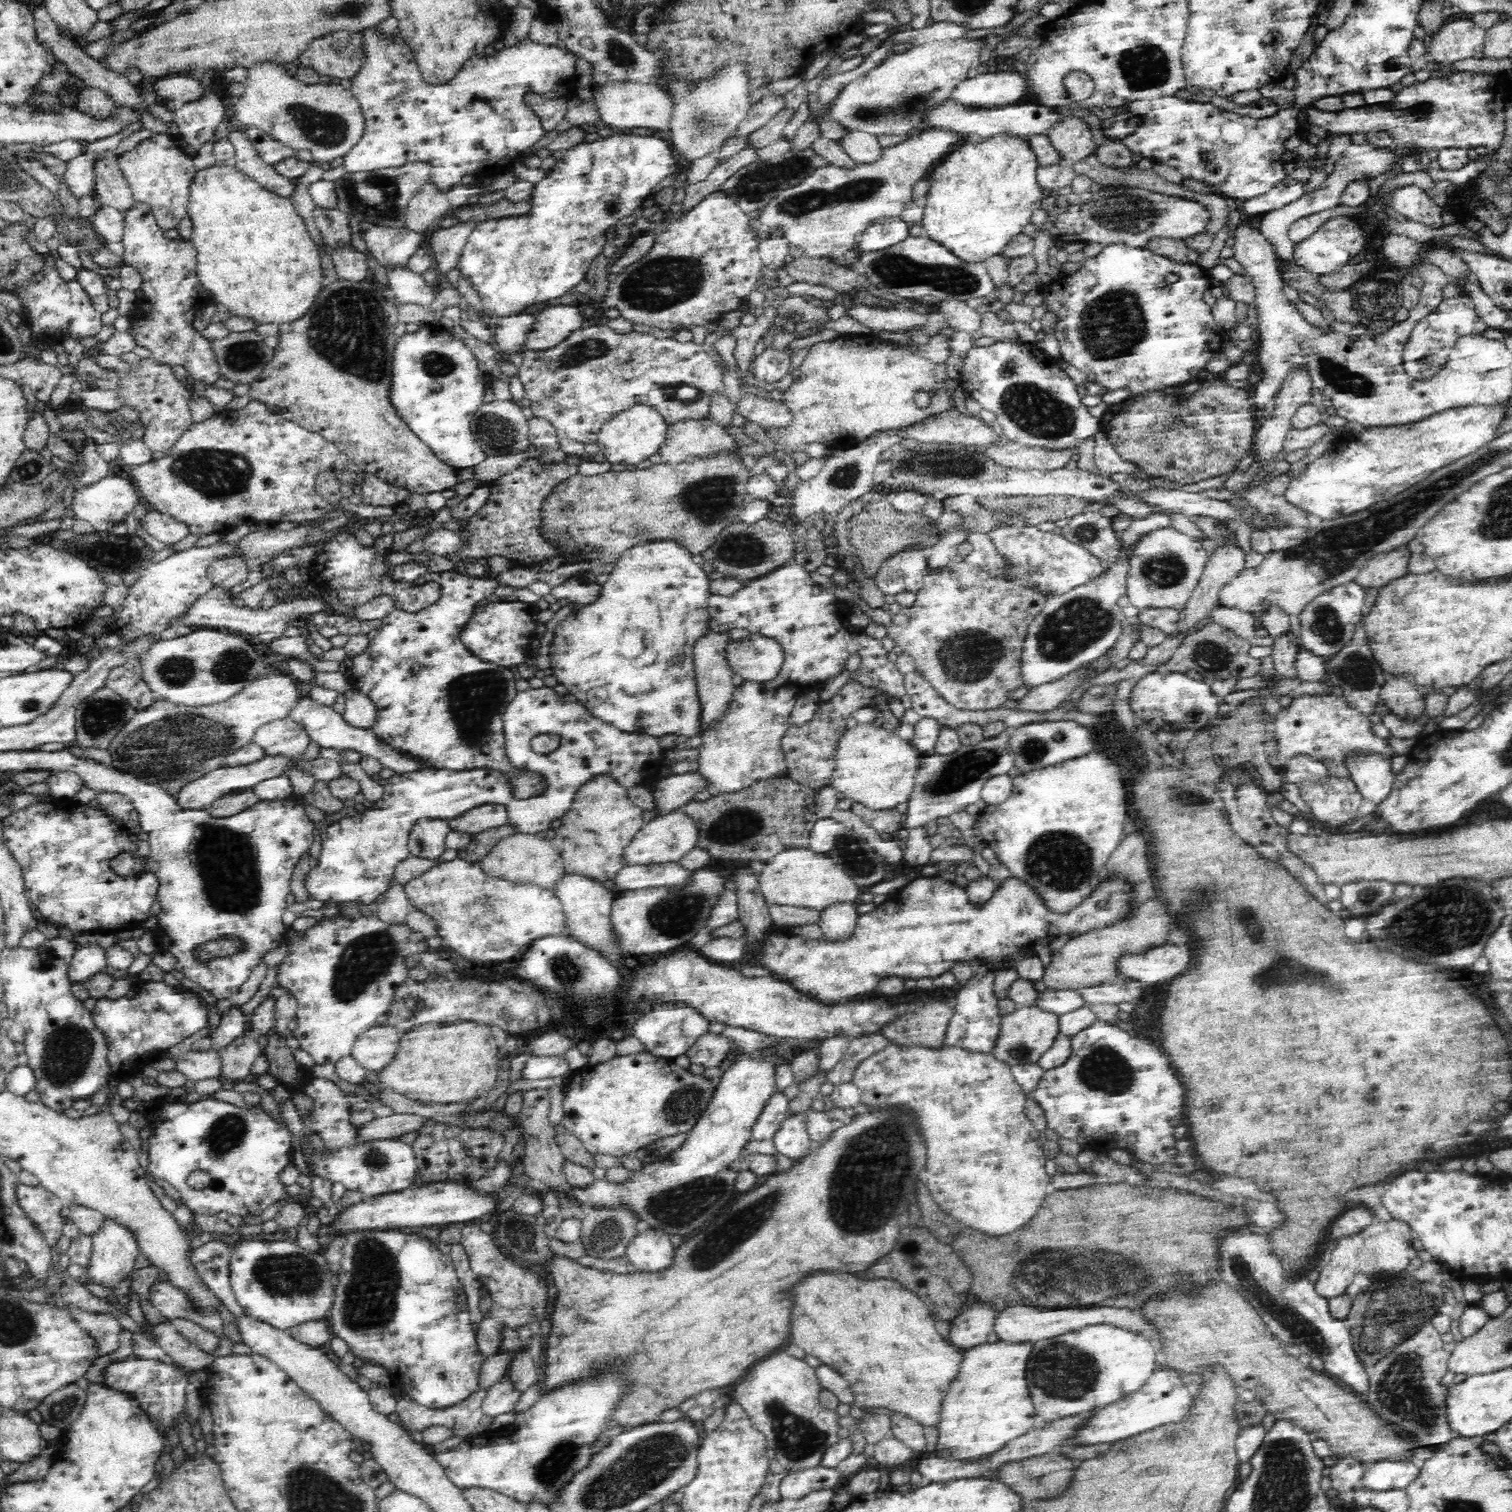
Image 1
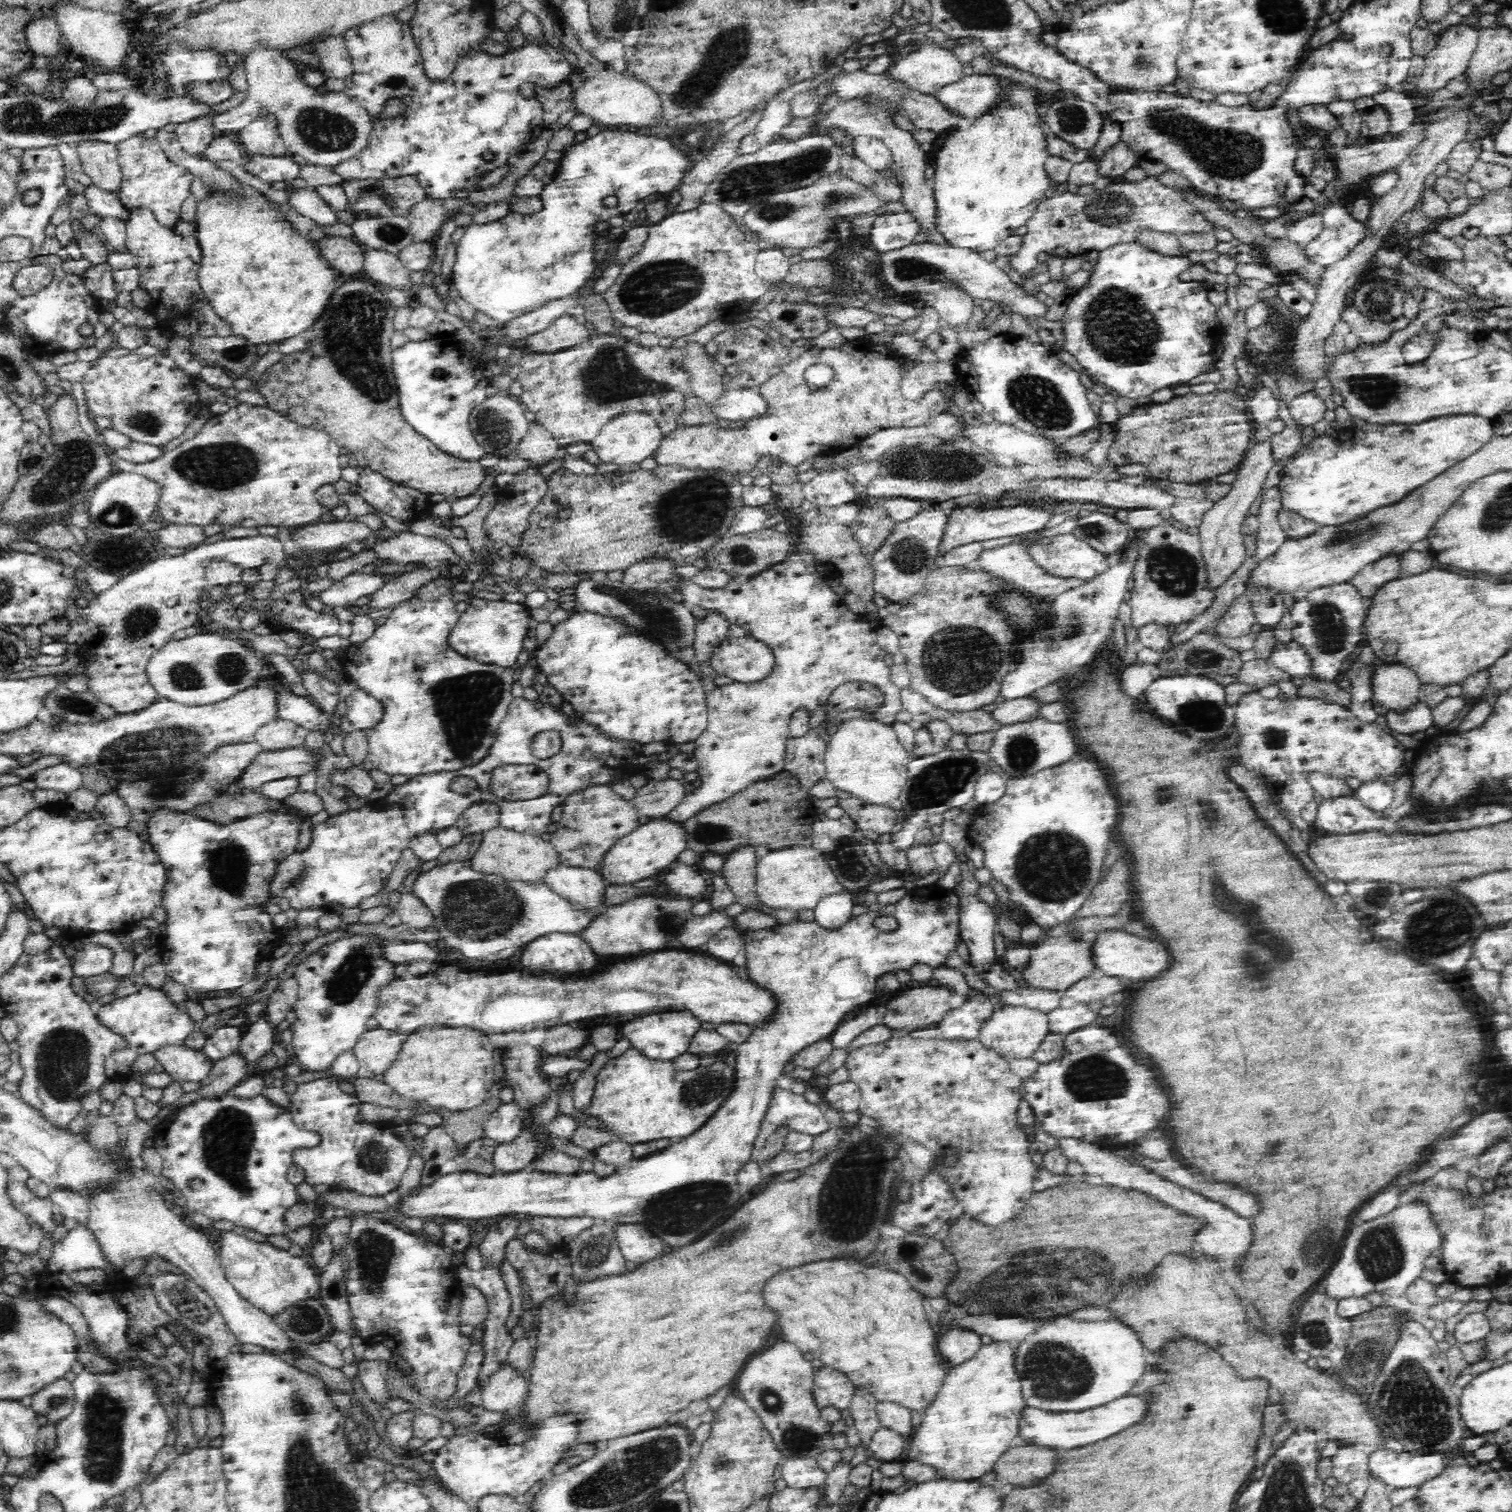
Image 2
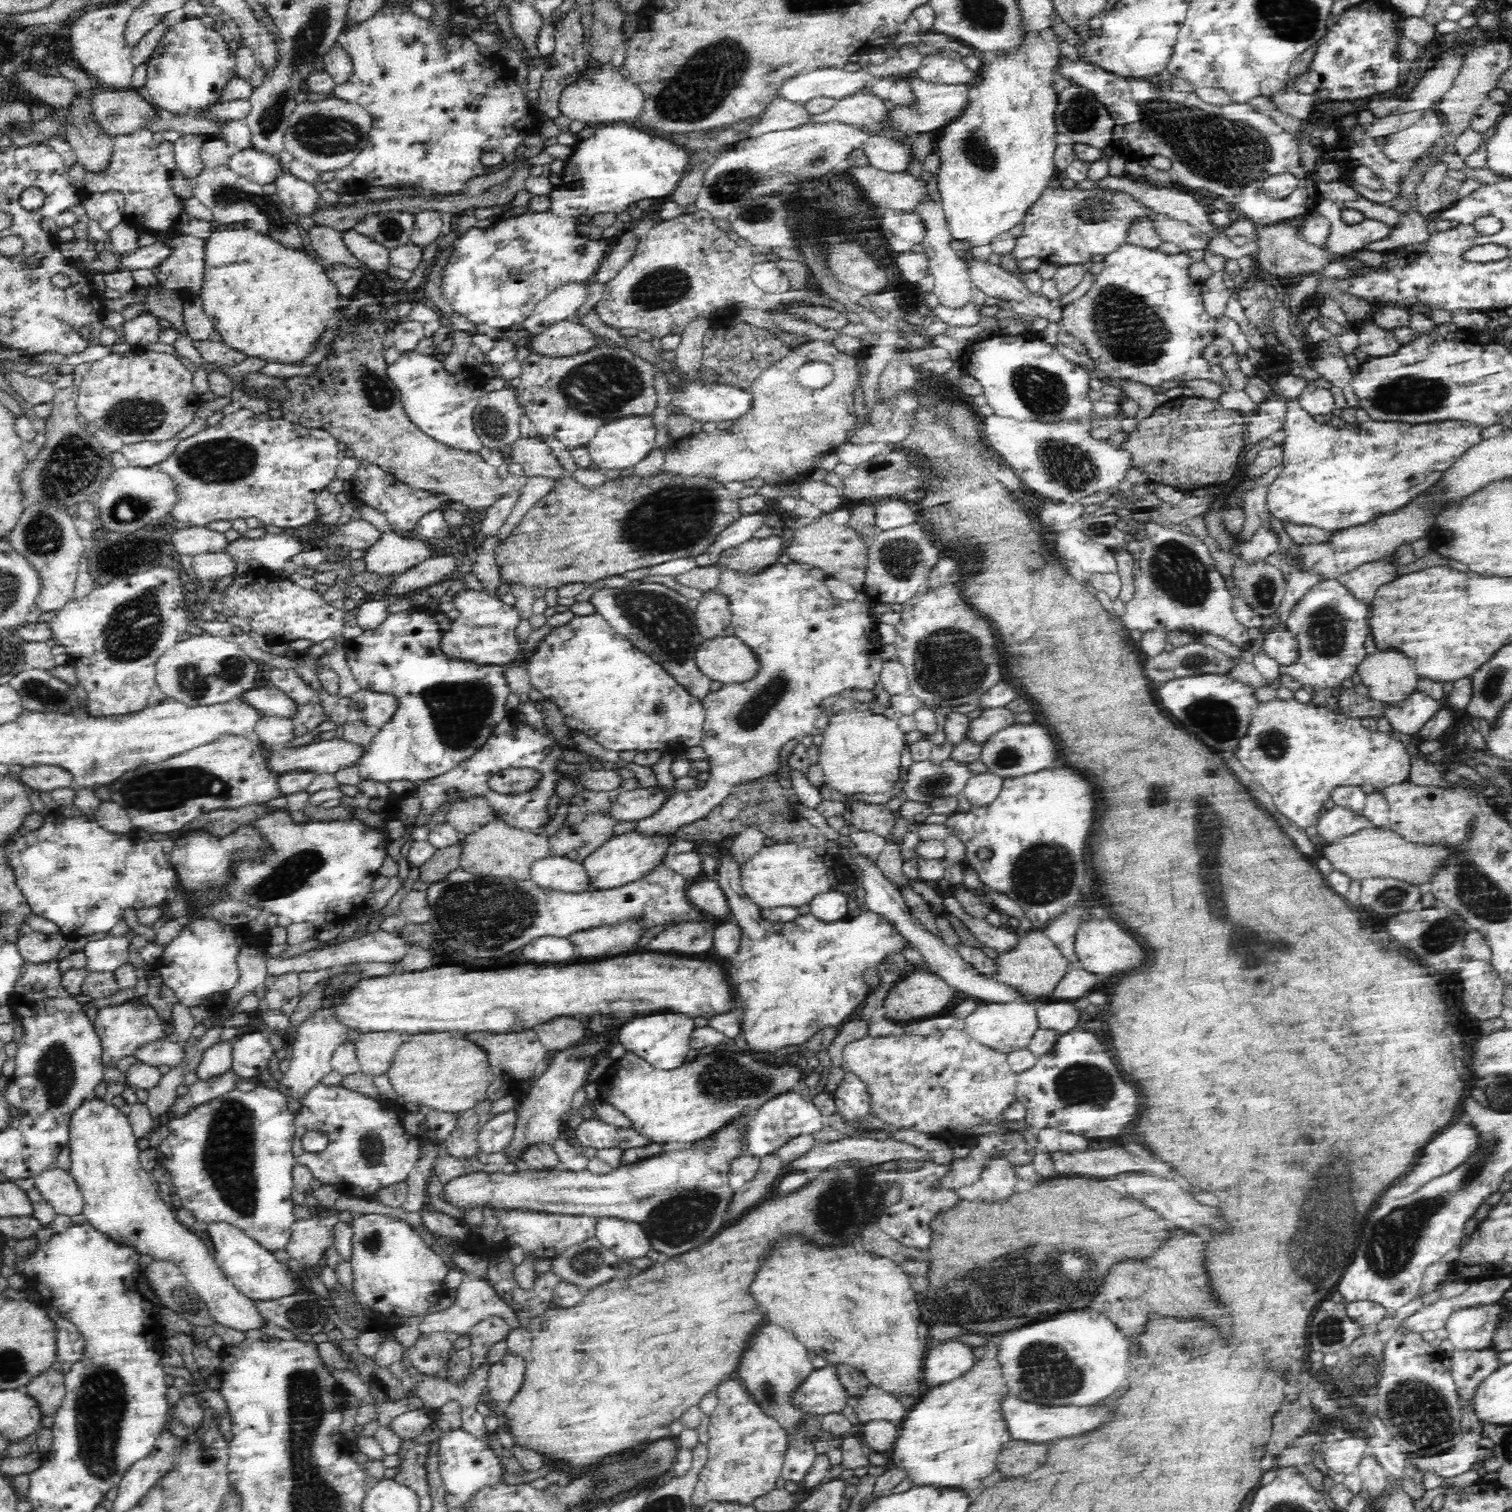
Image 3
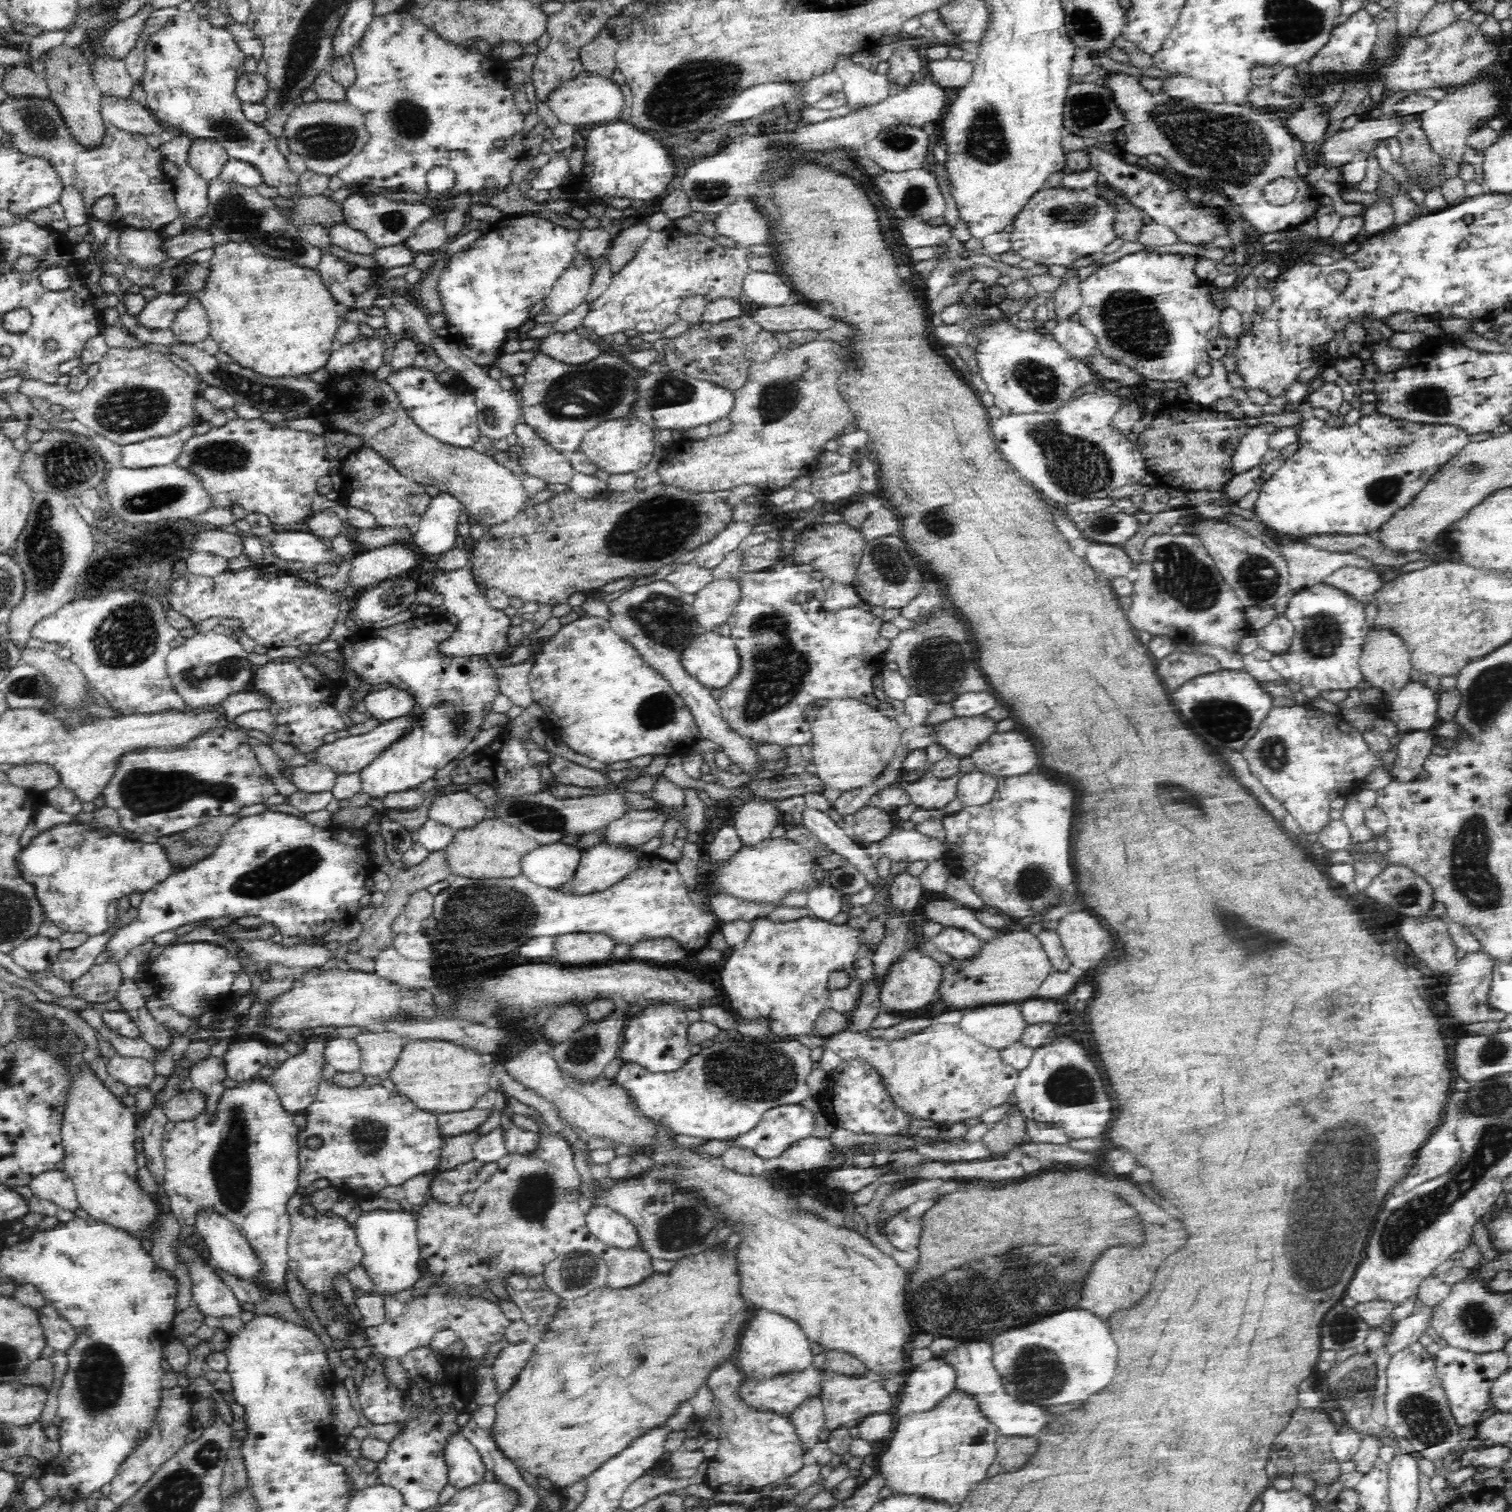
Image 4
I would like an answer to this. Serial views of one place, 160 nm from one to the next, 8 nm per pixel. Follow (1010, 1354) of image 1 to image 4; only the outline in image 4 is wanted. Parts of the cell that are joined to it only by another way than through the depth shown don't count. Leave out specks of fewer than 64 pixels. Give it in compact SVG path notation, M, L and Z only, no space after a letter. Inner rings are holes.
M957 1390L950 1392L950 1396L946 1396L934 1410L926 1414L896 1420L891 1431L892 1438L886 1452L882 1452L882 1457L878 1460L876 1473L883 1479L883 1486L890 1488L894 1495L920 1496L942 1504L962 1504L970 1496L970 1492L976 1490L978 1482L986 1478L986 1470L996 1458L996 1437L999 1432L979 1414L973 1400Z

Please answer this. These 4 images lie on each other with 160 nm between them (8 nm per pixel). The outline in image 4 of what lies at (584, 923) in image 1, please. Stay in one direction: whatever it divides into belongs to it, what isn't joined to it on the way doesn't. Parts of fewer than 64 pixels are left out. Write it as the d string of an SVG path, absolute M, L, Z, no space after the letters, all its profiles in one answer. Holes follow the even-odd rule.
M562 841L538 845L522 856L521 872L534 884L555 889L574 876L582 853L578 846Z

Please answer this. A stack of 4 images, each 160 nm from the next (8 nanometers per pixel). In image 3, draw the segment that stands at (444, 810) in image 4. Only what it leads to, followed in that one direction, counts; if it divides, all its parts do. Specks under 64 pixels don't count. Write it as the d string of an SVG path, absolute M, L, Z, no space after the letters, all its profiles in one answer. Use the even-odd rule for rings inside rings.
M469 796L454 801L448 808L445 823L450 824L460 835L476 832L496 819L495 810L482 796Z

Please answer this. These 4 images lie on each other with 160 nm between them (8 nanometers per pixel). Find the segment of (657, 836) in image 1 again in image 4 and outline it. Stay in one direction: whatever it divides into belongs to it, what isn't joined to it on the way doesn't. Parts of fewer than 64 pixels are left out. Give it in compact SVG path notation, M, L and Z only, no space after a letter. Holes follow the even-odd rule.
M607 844L592 845L583 850L574 876L555 889L574 896L602 892L630 872L644 854L641 849L628 852Z

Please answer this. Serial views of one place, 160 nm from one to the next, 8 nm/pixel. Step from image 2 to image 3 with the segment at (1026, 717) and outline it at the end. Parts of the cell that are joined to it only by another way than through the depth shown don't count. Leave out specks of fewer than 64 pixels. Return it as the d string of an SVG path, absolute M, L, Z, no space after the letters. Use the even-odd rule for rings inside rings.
M1006 707L984 710L978 718L974 718L968 724L968 730L964 733L963 740L982 747L994 733L1013 725L1015 715L1016 713Z

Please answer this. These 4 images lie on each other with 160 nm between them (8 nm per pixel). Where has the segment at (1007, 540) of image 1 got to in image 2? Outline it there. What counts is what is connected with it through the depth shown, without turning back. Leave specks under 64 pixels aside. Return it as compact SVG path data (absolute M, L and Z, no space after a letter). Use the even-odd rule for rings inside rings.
M1072 531L1067 534L1058 534L1054 536L1040 536L1039 532L1029 533L1028 535L1020 535L1018 540L1013 542L1026 541L1028 543L1028 551L1032 555L1032 559L1040 565L1048 573L1064 578L1080 578L1082 580L1090 580L1104 574L1112 565L1111 556L1106 553L1094 549L1085 540L1078 538Z

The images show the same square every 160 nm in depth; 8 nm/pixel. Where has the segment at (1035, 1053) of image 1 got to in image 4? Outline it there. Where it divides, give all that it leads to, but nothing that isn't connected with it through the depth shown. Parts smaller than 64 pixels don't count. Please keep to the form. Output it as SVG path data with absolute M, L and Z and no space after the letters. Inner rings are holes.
M1008 1003L964 1009L958 1025L962 1032L972 1035L982 1044L1000 1050L1006 1045L1020 1040L1027 1022L1024 1022L1020 1014L1019 1003Z

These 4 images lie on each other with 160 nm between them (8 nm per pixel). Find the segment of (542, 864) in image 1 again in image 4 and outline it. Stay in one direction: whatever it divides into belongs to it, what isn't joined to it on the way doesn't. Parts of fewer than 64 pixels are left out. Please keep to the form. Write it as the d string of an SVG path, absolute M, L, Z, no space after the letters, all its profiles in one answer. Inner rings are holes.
M487 818L472 828L454 832L452 842L445 848L445 859L449 872L462 878L507 879L518 876L521 872L520 861L538 842L524 835L520 830L498 819Z

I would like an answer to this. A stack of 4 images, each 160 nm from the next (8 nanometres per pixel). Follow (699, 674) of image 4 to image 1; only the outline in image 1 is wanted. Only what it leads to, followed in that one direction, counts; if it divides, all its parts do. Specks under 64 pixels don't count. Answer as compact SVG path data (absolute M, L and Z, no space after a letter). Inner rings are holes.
M754 633L731 640L725 655L731 671L742 676L745 683L762 684L772 680L783 663L782 647L773 638Z

